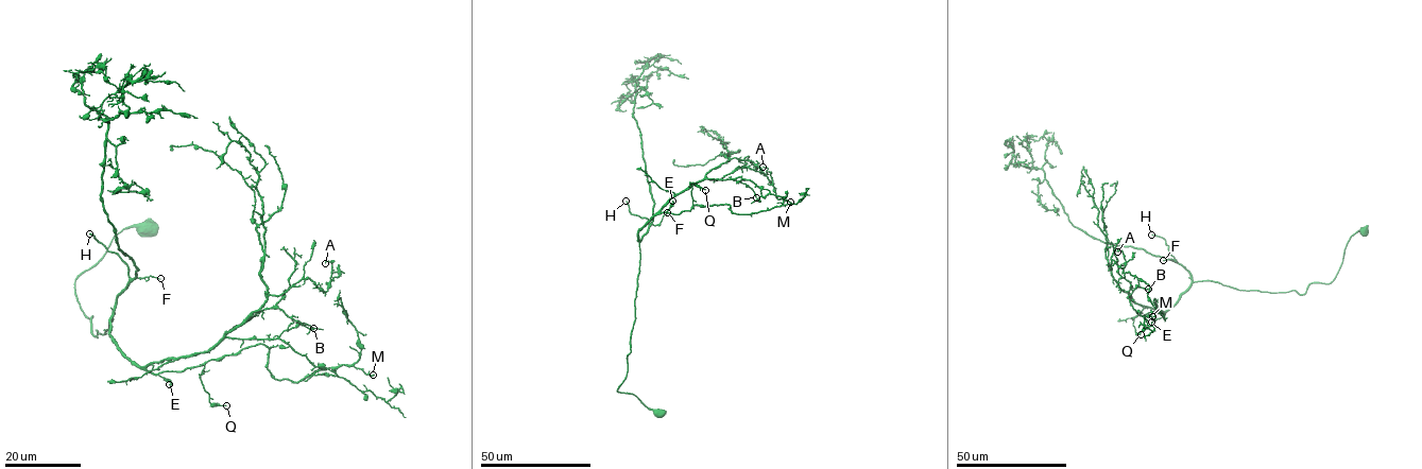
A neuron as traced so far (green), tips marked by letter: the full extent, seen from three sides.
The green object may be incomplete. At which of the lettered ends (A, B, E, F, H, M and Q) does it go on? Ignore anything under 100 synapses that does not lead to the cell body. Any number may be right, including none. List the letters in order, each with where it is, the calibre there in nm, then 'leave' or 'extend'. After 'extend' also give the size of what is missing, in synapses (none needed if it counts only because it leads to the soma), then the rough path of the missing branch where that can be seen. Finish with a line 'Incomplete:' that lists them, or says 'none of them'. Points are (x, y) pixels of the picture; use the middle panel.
A: at (763, 167); 140 nm thick; leave
B: at (756, 197); 200 nm thick; leave
E: at (672, 201); 130 nm thick; leave
F: at (667, 212); 80 nm thick; leave
H: at (626, 201); 240 nm thick; extend; about 140 synapses; missing branch runs (626, 201), (636, 177), (687, 111), (686, 86), (699, 79), (700, 66), (715, 50), (727, 45)
M: at (790, 202); 120 nm thick; leave
Q: at (705, 190); 90 nm thick; leave
Incomplete: H

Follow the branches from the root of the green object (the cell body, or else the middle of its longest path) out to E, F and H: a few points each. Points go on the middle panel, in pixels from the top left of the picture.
E: (658, 414), (617, 389), (626, 378), (635, 319), (637, 232), (672, 201)
F: (658, 414), (635, 395), (617, 389), (626, 378), (631, 351), (639, 242), (667, 212)
H: (658, 414), (635, 395), (617, 391), (631, 351), (639, 242), (649, 226), (647, 219), (630, 212), (626, 201)

